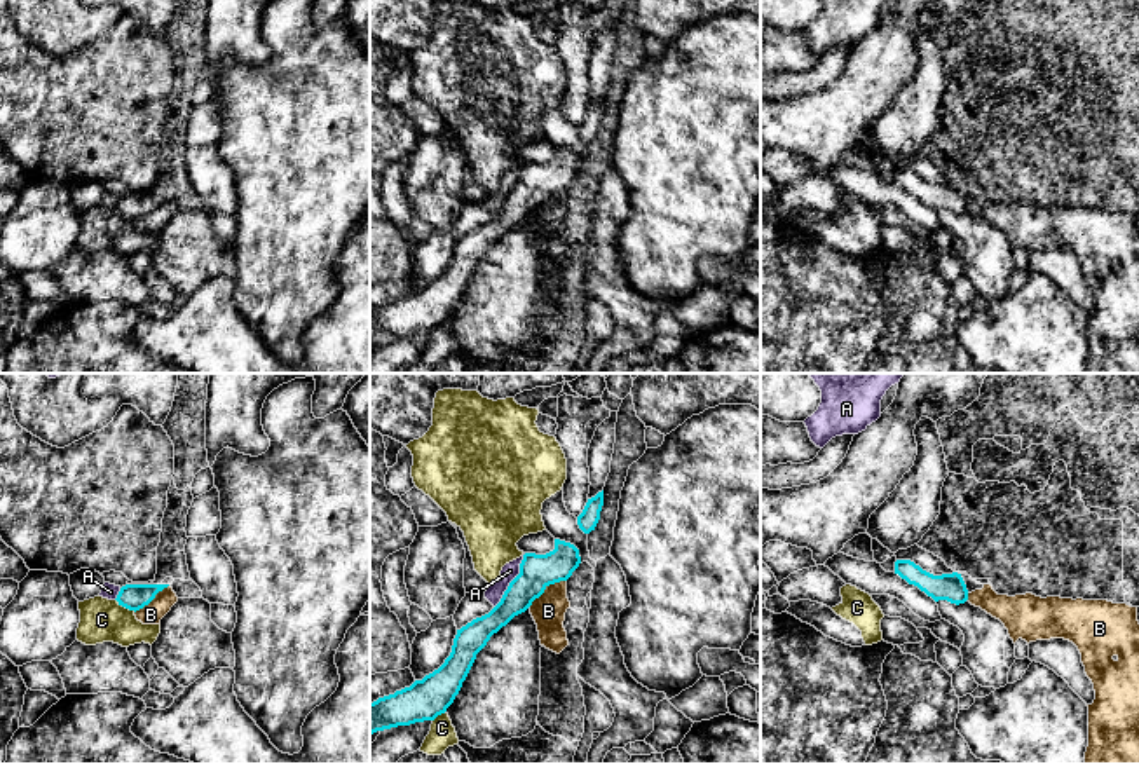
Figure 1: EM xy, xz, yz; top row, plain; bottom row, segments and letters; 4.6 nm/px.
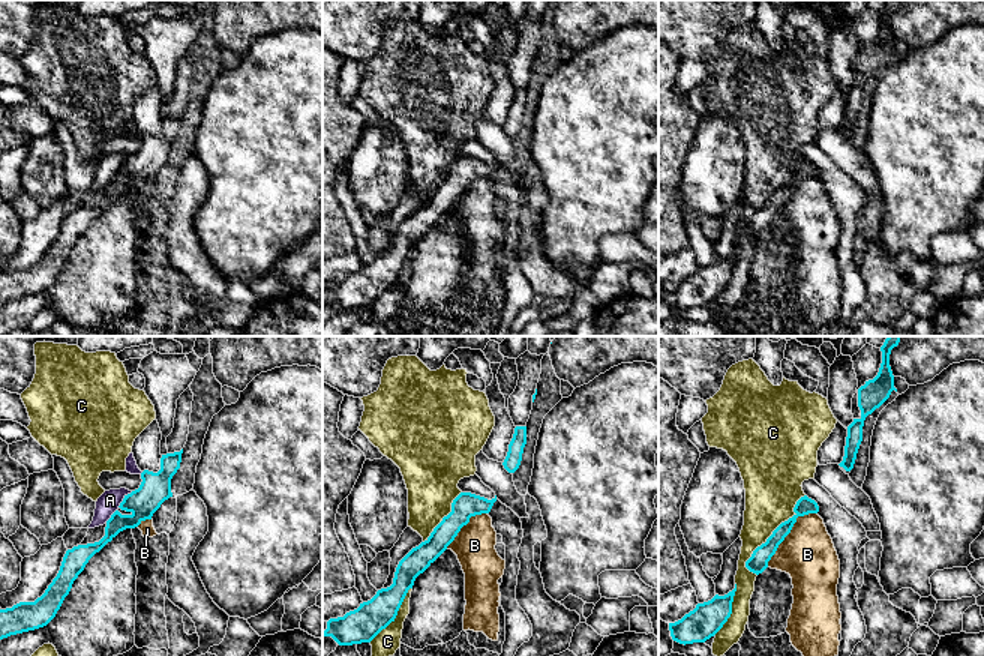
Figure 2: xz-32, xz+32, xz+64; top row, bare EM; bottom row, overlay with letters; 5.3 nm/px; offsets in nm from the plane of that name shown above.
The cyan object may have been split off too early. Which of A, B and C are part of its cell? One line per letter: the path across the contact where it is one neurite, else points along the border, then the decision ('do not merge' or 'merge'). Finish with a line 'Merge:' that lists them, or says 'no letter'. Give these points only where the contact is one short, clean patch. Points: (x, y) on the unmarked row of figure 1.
A: do not merge
B: border along xz (566, 189), (552, 192), (529, 215); do not merge
C: do not merge
Merge: no letter

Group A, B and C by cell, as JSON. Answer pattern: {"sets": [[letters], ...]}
{"sets": [["A"], ["B"], ["C"]]}

